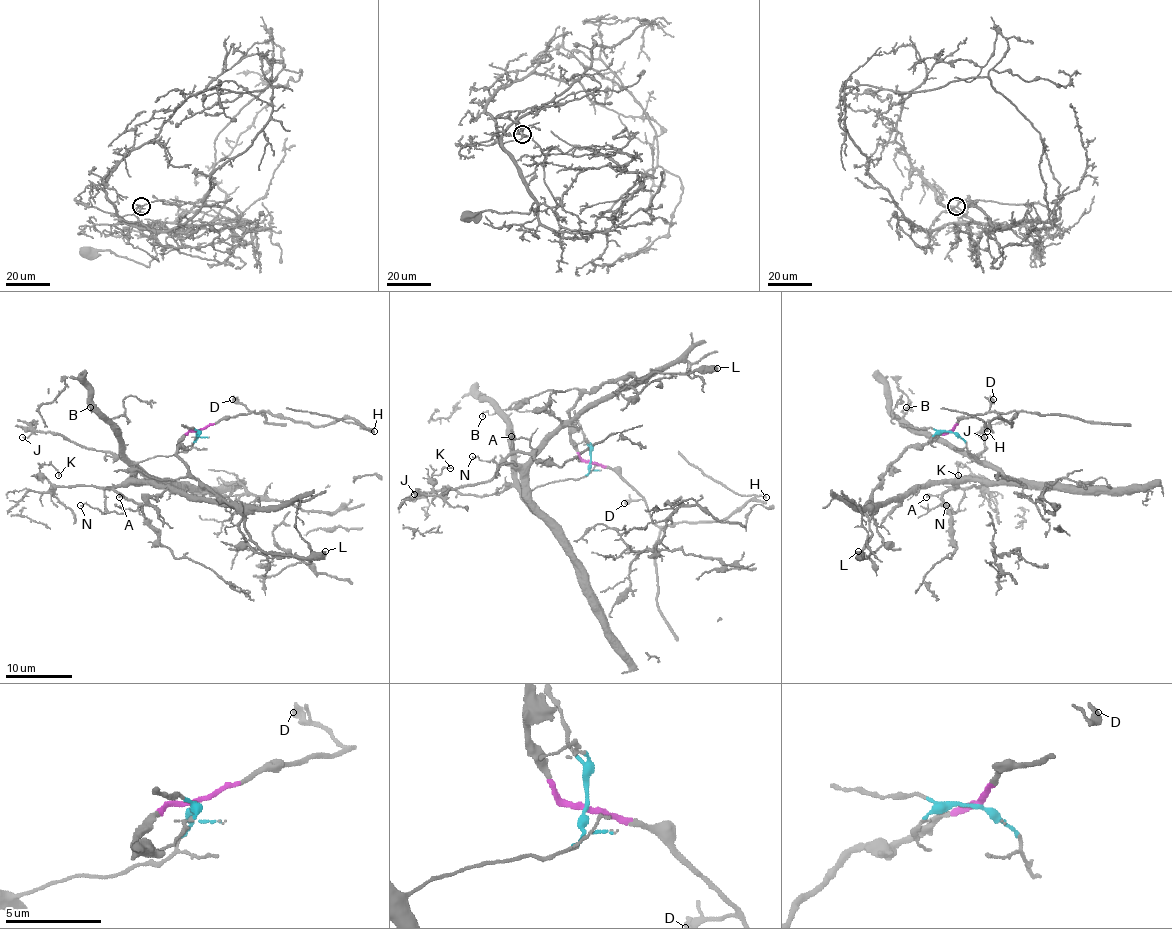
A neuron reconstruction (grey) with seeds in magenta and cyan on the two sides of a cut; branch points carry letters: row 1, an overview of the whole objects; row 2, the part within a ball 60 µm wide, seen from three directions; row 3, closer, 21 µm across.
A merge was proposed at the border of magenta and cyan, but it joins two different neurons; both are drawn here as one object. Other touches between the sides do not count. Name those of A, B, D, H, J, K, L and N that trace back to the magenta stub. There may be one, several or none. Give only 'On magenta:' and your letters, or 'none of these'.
On magenta: D, H, L

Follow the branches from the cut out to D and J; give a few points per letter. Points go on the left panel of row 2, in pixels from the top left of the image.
D: (199, 430), (245, 415), (250, 410), (232, 399)
J: (199, 432), (187, 450), (137, 462), (106, 450), (85, 449), (50, 432), (31, 432), (23, 437)

